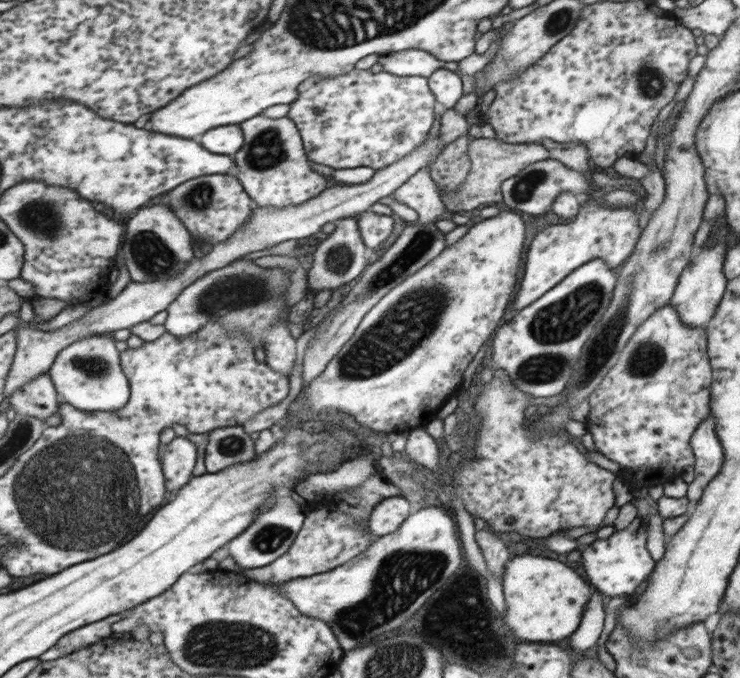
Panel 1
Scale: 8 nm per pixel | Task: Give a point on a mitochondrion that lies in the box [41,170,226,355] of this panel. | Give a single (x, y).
(150, 253)

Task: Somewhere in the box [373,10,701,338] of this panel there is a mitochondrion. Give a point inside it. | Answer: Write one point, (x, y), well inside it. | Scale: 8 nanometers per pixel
(650, 84)

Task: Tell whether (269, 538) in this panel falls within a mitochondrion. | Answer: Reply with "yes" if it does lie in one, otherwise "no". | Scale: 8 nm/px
yes

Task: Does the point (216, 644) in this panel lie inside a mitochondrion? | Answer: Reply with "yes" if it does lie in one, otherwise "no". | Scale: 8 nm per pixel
yes

